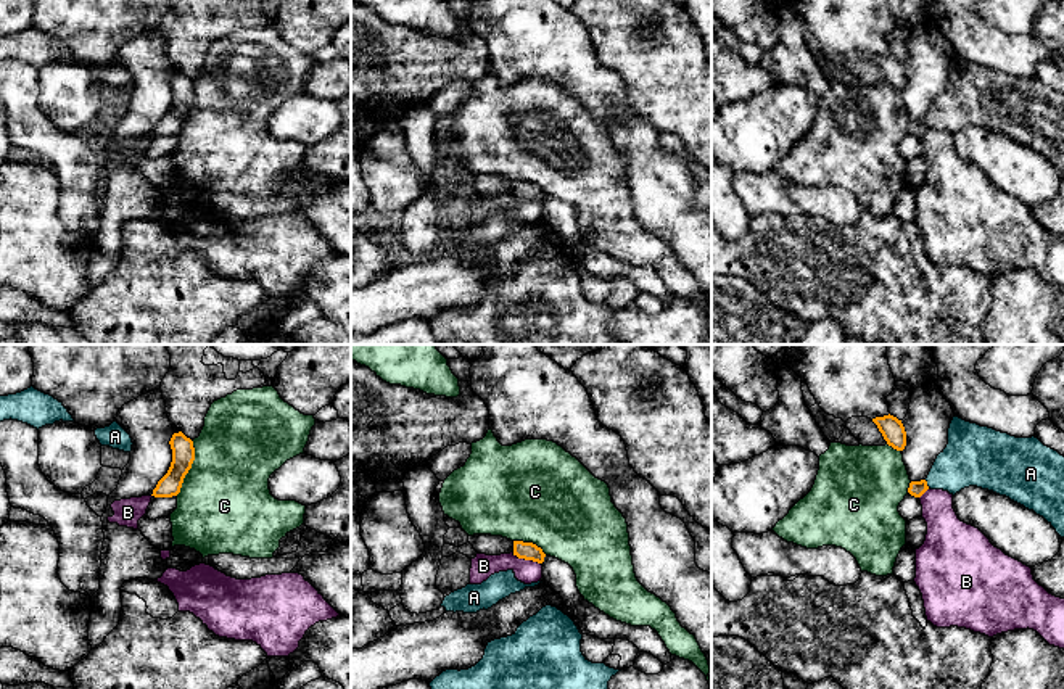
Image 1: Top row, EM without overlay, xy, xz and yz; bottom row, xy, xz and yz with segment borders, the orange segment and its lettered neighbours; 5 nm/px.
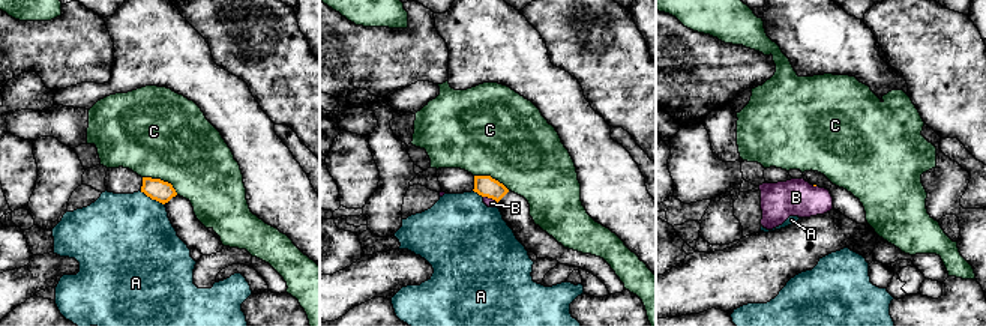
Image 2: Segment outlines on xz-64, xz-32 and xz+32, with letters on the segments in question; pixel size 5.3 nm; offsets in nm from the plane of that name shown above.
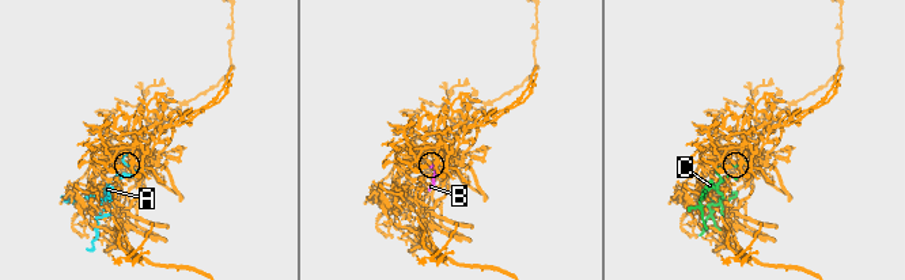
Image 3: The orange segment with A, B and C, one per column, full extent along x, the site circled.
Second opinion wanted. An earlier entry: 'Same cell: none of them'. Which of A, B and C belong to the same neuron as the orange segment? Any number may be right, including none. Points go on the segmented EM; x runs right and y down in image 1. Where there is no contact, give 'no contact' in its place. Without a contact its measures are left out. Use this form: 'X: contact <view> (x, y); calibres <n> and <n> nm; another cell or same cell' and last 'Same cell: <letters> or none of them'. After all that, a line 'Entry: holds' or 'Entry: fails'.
A: contact yz (926, 483); calibres 80 and 280 nm; another cell
B: contact xz (527, 559); calibres 90 and 120 nm; another cell
C: contact xy (190, 467); calibres 110 and 460 nm; another cell
Same cell: none of them
Entry: holds

